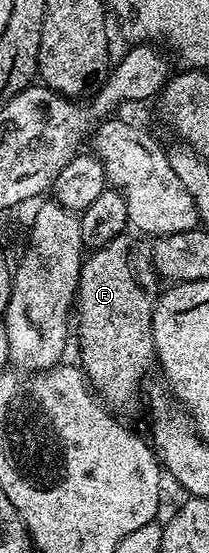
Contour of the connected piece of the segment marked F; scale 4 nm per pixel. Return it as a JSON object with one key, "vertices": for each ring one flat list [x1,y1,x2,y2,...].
{"vertices":[[121,235,113,238,112,241,106,243,101,249,93,249,85,256,84,263,80,267,80,282,76,288,76,299,74,302,74,321,80,324,80,361,79,368,83,369,84,376,88,378,93,390,98,394,101,401,108,406,109,409,117,414,123,415,127,409,132,409,139,399,140,380,144,377,144,372,148,369,148,364,153,364,156,348,154,347,154,335,152,334,152,316,154,315,154,307,158,296,158,288,156,289,156,281,158,282,158,274,151,256,148,257,142,250,136,246,137,238,135,236]]}

